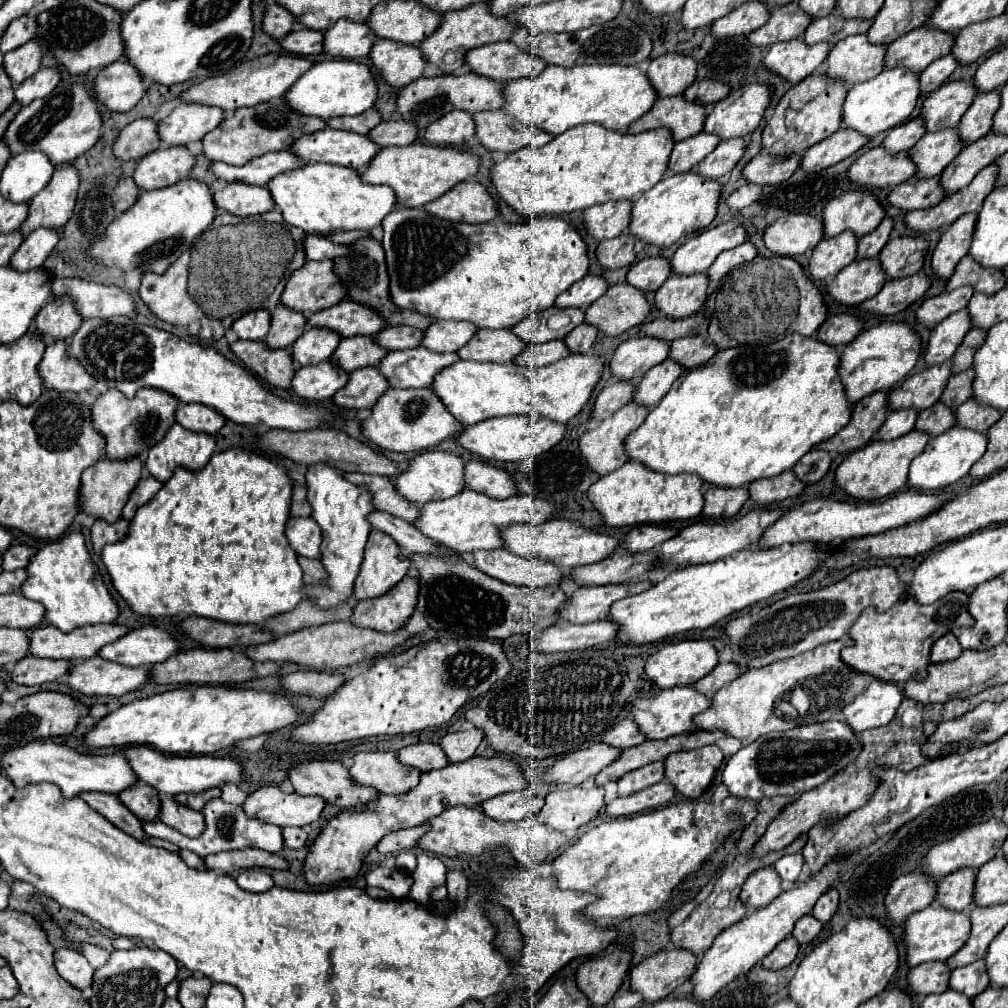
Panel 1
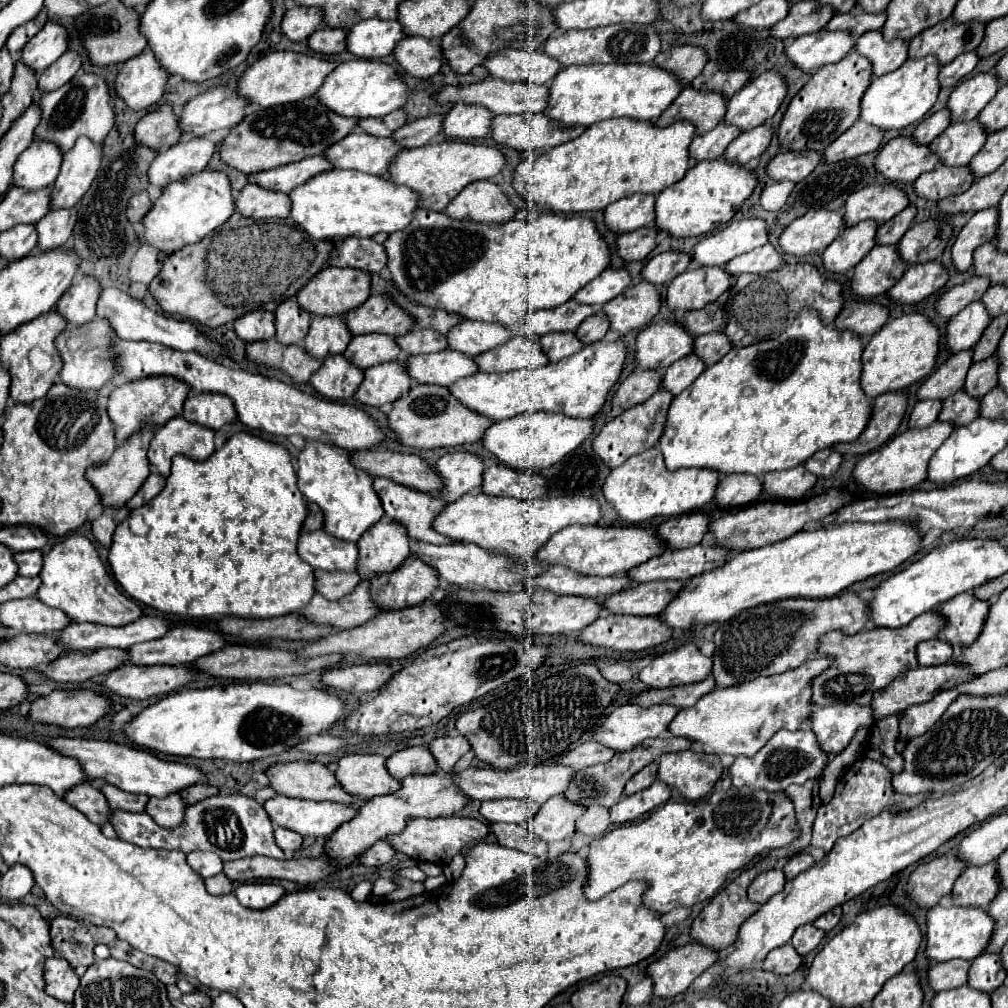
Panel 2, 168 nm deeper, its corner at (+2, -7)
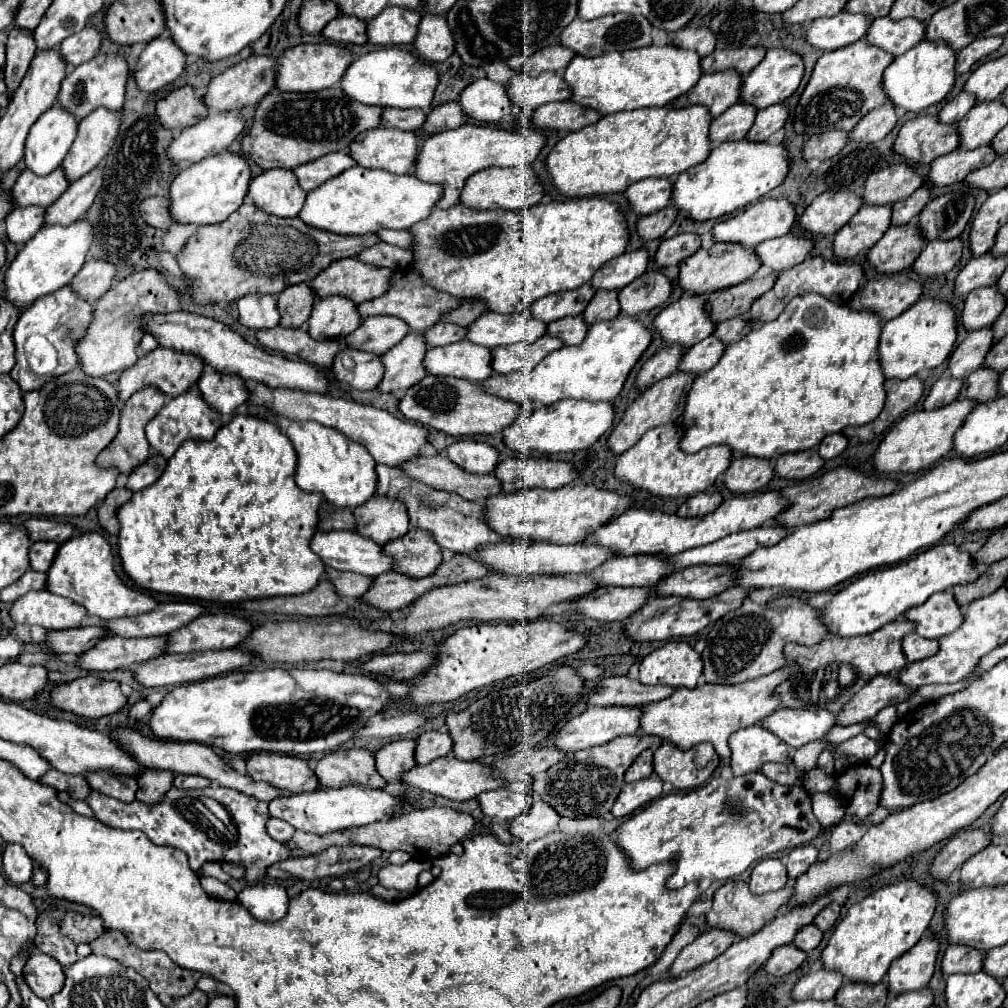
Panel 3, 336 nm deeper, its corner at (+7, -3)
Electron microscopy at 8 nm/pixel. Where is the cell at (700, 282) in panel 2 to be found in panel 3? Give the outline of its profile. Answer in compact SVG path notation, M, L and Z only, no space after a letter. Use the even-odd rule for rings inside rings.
M716 243L714 251L704 251L700 249L698 253L690 255L680 263L680 273L678 273L678 285L682 291L692 293L692 295L708 295L718 289L726 289L732 285L738 285L744 279L750 279L758 271L760 263L758 257L754 255L754 249L744 249L744 247L730 247L724 243Z

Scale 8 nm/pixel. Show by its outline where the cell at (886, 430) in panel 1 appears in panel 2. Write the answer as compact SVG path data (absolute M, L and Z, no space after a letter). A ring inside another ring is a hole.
M925 399L925 401L919 401L919 403L915 405L915 409L911 411L909 427L921 429L921 427L931 425L933 421L937 421L937 415L939 415L941 407L943 407L943 401L939 401L939 399Z

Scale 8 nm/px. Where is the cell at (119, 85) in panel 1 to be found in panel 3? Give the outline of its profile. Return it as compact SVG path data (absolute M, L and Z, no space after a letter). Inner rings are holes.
M156 37L150 41L132 71L136 87L144 93L156 93L158 89L172 83L184 69L186 55L174 47L170 37Z

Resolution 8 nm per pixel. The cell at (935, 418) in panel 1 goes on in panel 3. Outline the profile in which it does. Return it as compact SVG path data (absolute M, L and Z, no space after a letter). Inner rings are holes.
M978 369L964 381L964 387L960 389L958 399L970 399L976 403L992 401L998 395L996 385L998 385L998 373L990 369Z

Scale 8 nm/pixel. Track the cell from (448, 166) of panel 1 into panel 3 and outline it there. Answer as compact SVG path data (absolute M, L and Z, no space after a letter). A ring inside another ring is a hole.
M462 125L458 129L430 135L424 141L424 145L418 149L418 155L416 155L414 177L426 183L440 185L444 195L436 203L436 207L450 209L458 203L464 181L470 175L488 167L514 167L518 163L530 165L540 153L540 149L544 147L544 143L546 143L544 135L536 129L524 129L524 133L520 133L520 131L492 129L486 125Z

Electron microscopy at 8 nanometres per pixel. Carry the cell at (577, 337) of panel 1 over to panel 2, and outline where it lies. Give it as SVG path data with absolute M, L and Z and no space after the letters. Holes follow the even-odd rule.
M603 311L593 313L591 317L585 319L585 323L575 331L575 335L585 343L595 343L595 339L603 339L605 333L609 331L609 319L607 315L603 315Z

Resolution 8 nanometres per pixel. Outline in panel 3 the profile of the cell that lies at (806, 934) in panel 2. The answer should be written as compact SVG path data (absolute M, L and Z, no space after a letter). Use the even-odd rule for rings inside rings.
M804 925L798 933L796 933L796 937L794 937L794 945L798 947L798 949L802 949L802 951L812 951L814 947L818 947L818 943L822 941L822 931L818 931L818 927L816 925Z

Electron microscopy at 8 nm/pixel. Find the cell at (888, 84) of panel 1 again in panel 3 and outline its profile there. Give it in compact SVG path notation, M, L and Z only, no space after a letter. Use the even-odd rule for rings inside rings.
M920 41L904 55L896 57L886 69L882 77L882 91L890 105L896 109L904 109L910 113L918 113L946 97L952 89L956 73L954 73L956 51L952 51L944 41Z

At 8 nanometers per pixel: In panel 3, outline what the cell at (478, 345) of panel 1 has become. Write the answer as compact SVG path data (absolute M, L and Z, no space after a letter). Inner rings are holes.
M540 337L532 345L526 343L514 343L506 347L494 347L492 349L492 369L496 373L512 373L518 369L530 371L534 365L538 365L548 353L560 349L564 343L554 337Z

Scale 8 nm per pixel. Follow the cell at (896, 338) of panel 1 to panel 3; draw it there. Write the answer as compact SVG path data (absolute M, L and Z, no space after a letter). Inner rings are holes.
M920 299L896 319L884 323L878 343L880 367L886 379L908 379L922 369L938 367L954 349L956 317L954 309L936 299Z

